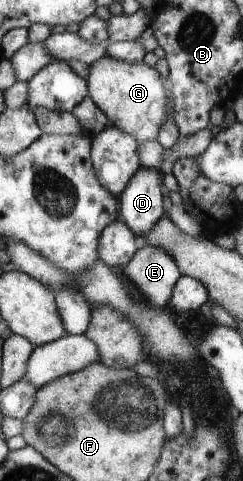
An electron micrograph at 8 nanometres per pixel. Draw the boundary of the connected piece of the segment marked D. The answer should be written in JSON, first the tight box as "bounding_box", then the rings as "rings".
{"bounding_box":[117,166,166,239],"rings":[[[140,166],[117,197],[121,207],[120,218],[129,224],[138,239],[146,236],[148,230],[164,215],[166,191],[160,169]]]}

